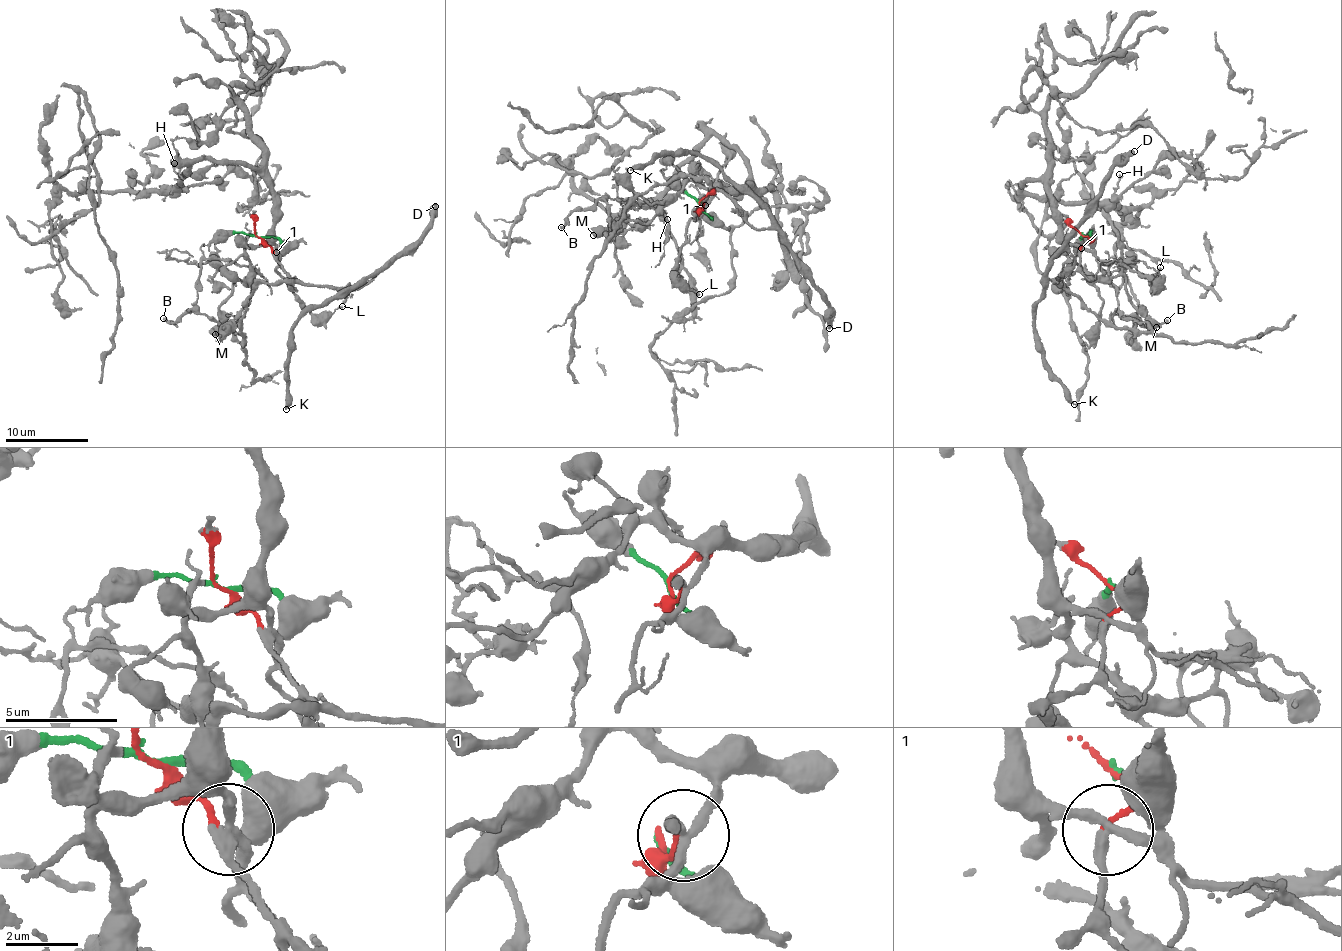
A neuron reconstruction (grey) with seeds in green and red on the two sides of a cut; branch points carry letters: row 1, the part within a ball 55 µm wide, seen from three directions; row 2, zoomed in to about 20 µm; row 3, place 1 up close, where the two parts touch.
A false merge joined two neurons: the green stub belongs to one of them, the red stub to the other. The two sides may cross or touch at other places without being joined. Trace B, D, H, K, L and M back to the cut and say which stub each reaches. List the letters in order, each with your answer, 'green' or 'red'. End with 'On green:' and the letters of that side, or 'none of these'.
B: red
D: red
H: green
K: red
L: green
M: green
On green: H, L, M

